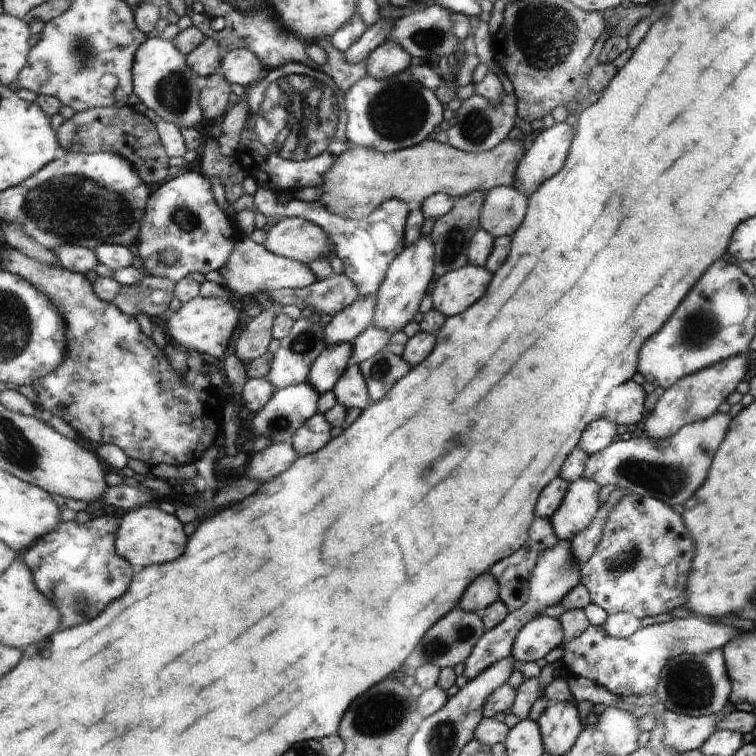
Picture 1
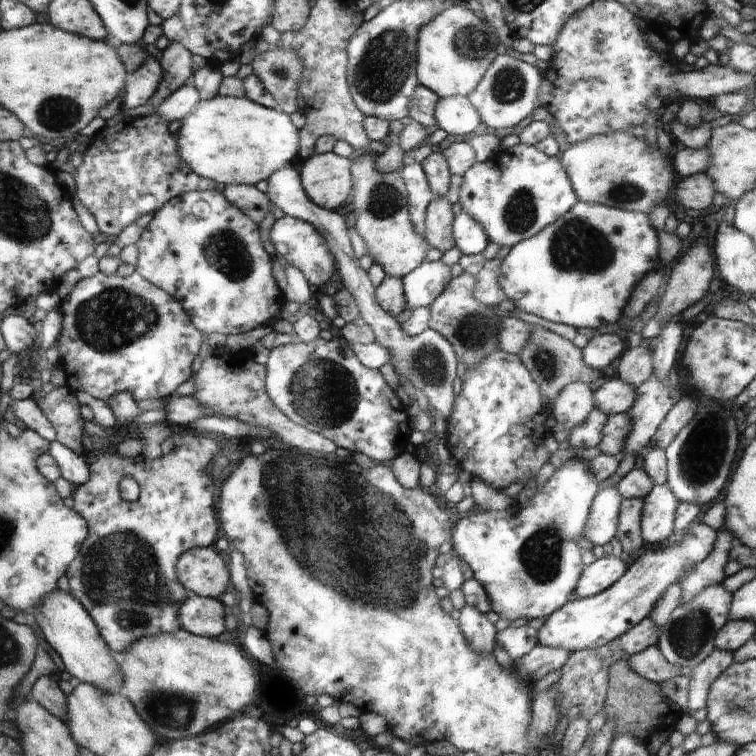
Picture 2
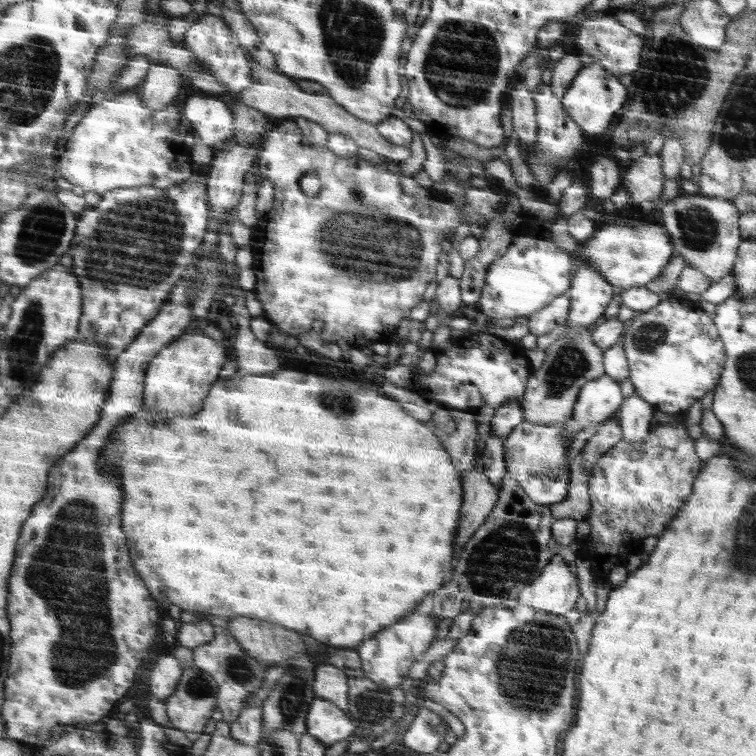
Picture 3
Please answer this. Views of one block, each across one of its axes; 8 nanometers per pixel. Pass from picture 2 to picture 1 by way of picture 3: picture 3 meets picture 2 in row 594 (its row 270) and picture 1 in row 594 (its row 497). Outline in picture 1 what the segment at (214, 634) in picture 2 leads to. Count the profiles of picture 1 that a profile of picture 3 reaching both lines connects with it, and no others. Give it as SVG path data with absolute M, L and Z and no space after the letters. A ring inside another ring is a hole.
M114 516L86 524L69 521L26 552L24 561L33 570L38 588L58 606L68 626L94 620L108 602L126 594L136 569L115 552L119 524Z

